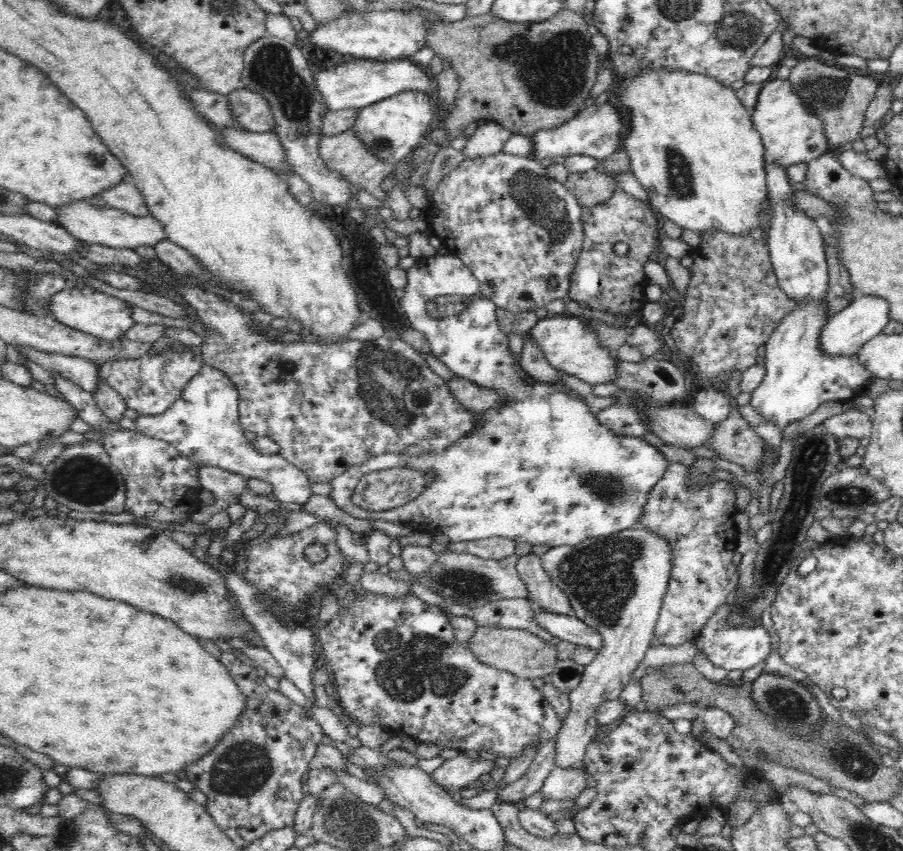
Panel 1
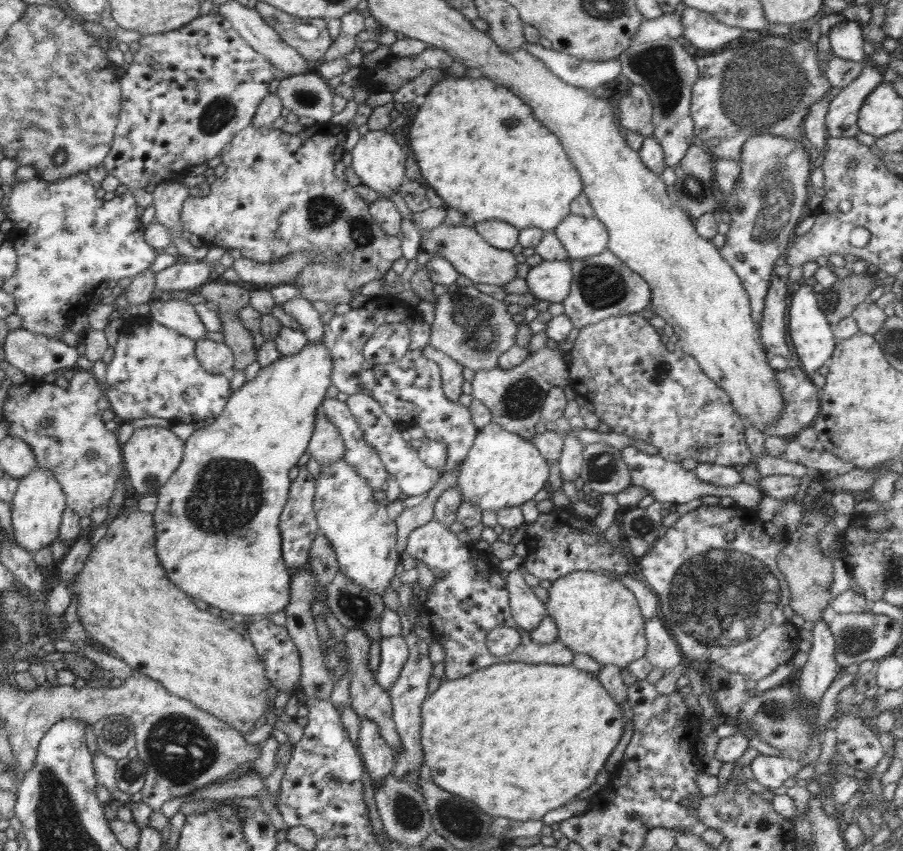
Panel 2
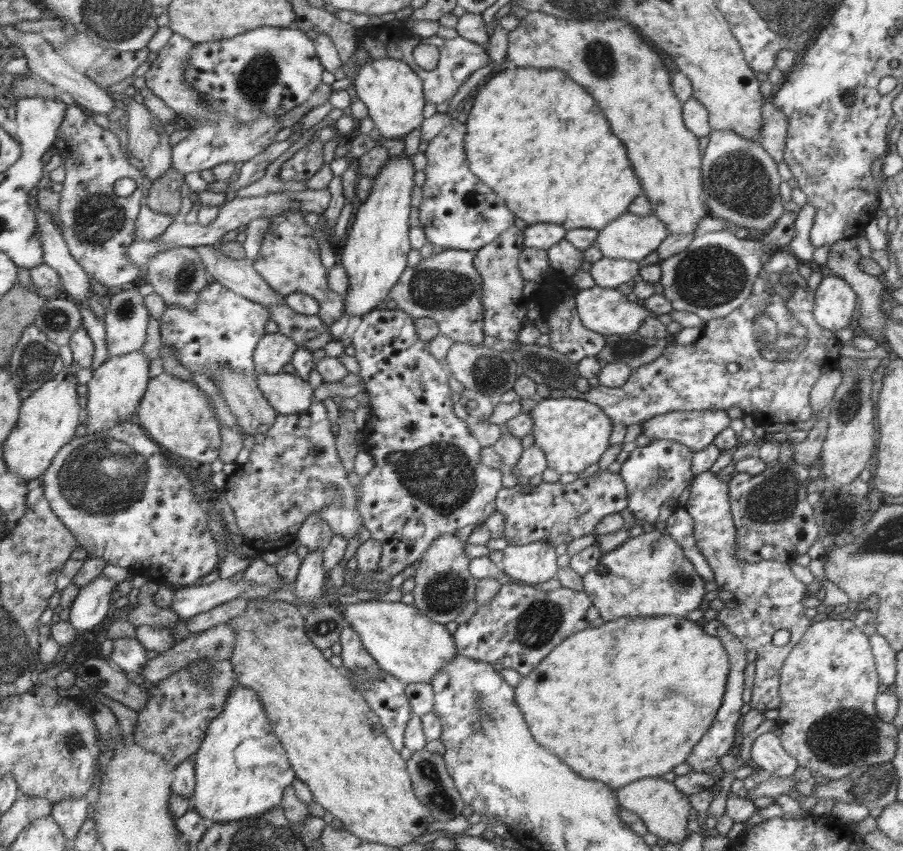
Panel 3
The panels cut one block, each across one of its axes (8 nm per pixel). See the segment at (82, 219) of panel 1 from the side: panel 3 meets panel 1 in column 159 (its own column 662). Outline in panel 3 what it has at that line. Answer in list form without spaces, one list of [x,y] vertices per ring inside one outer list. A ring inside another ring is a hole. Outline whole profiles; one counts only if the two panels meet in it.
[[[625,213],[610,222],[596,238],[602,256],[641,261],[668,236],[667,225],[654,215]]]

